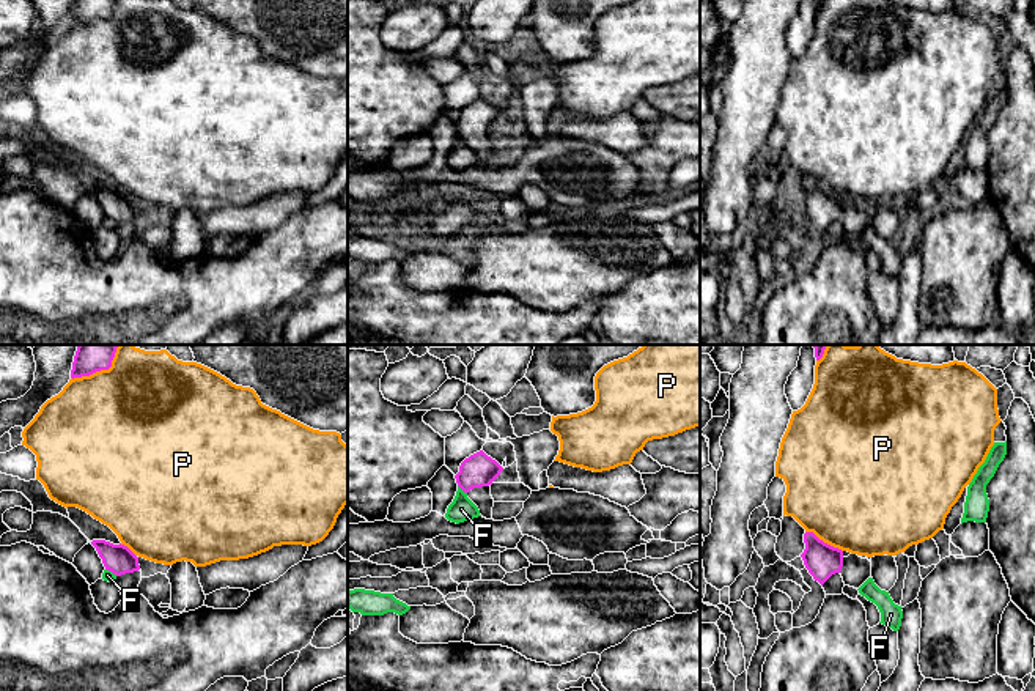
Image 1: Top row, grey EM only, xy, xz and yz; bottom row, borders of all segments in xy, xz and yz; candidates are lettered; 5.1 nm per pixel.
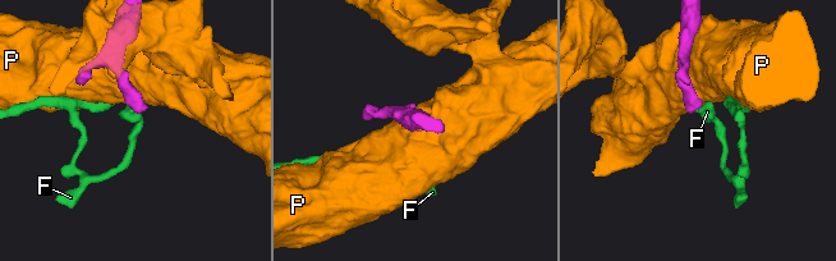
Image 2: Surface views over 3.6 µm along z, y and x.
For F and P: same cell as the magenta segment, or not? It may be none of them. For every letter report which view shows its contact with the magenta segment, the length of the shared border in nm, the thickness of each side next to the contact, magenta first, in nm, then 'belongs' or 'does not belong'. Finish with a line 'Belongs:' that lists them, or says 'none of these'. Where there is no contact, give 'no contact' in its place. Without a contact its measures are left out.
F: xz | 60 nm | 170/120 nm | does not belong
P: yz | 220 nm | 170/500 nm | does not belong
Belongs: none of these

